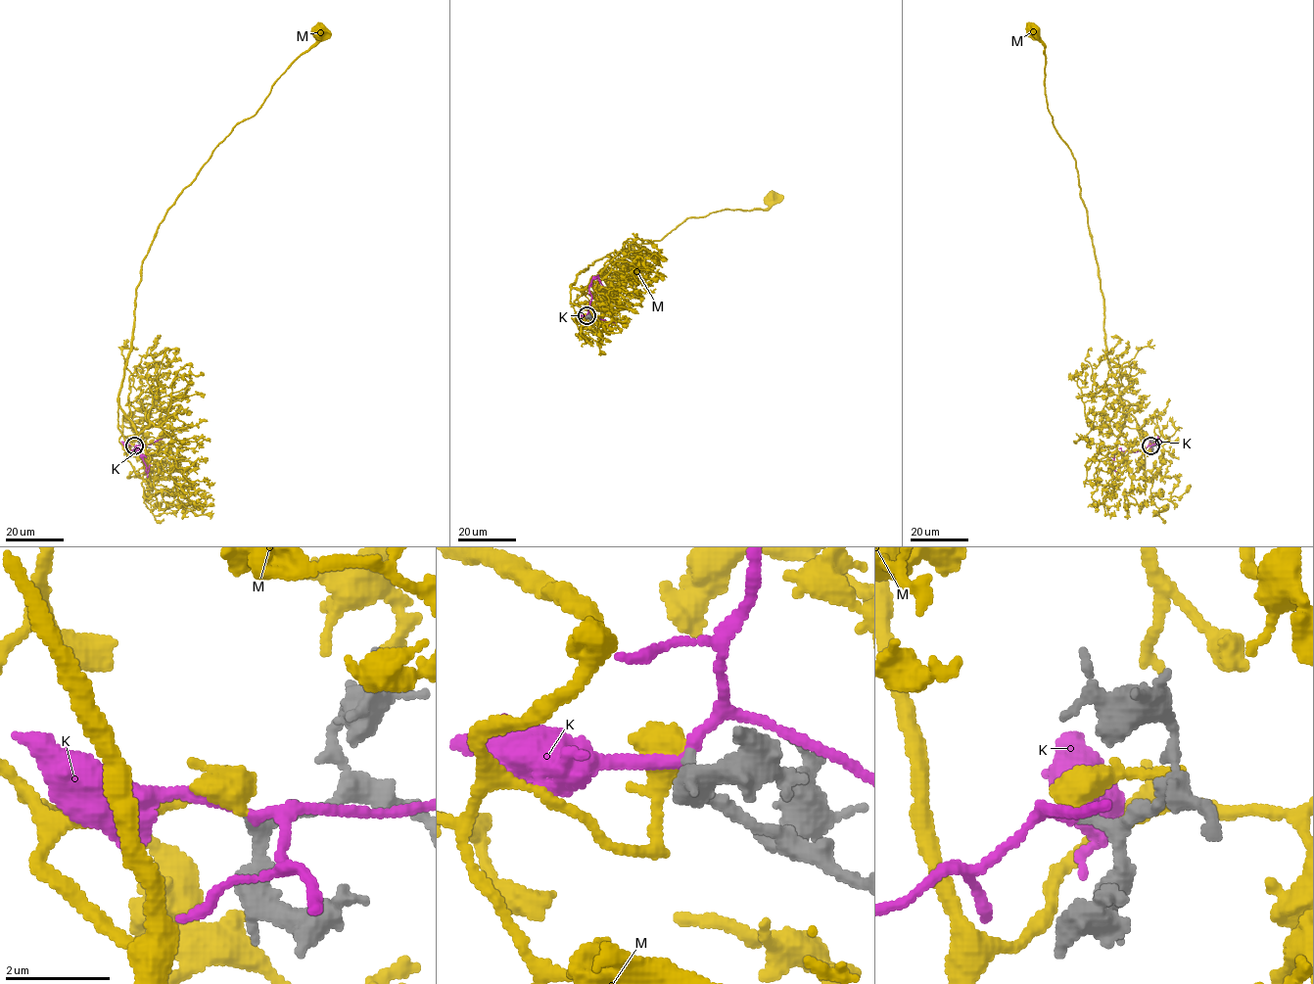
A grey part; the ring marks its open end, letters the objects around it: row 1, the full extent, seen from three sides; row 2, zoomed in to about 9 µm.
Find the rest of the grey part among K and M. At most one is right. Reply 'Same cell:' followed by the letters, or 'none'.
Same cell: M

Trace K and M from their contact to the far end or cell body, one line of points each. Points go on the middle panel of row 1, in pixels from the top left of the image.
K: (586, 315), (591, 296), (589, 284), (595, 277), (602, 285)
M: (586, 314), (575, 314), (570, 286), (599, 258), (659, 241), (689, 217), (766, 210), (773, 201)

